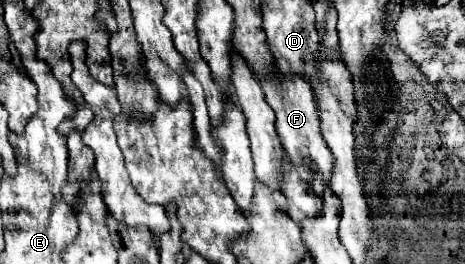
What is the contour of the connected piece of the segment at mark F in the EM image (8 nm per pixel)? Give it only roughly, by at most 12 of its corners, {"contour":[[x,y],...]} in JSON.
{"contour":[[274,75],[262,83],[276,131],[312,191],[328,189],[334,155],[320,135],[310,85]]}

